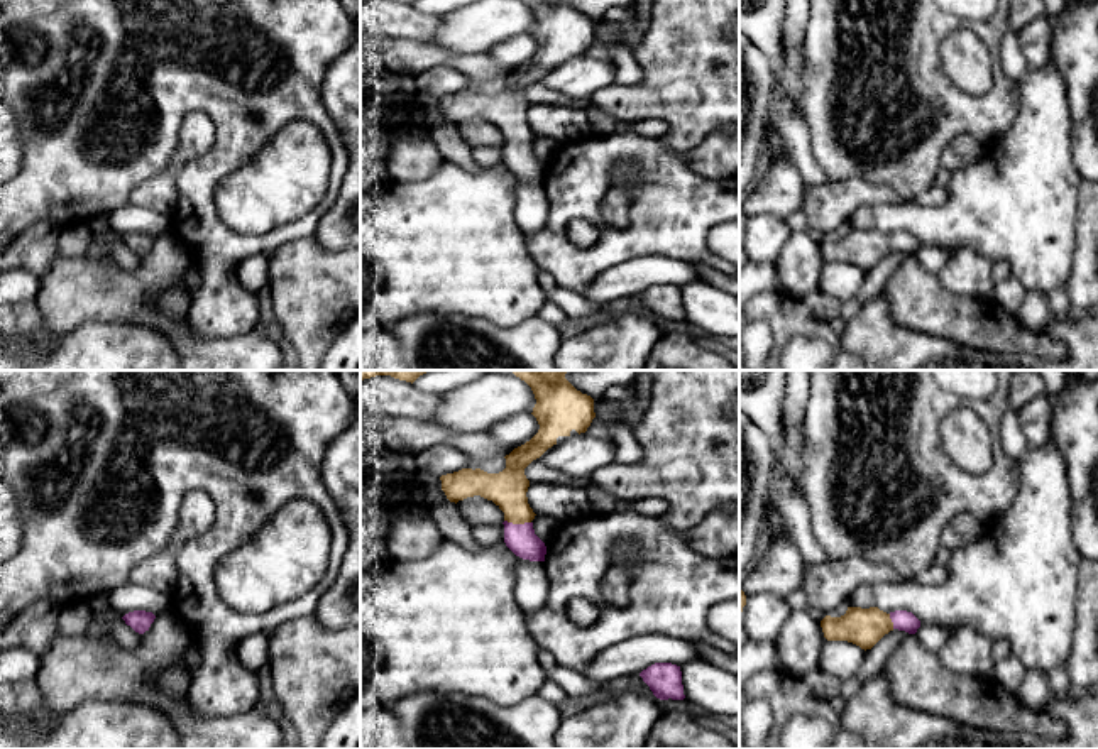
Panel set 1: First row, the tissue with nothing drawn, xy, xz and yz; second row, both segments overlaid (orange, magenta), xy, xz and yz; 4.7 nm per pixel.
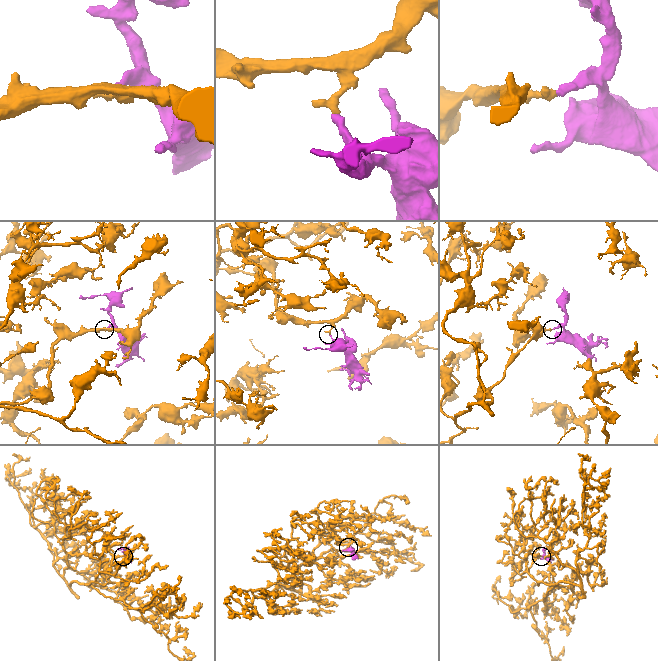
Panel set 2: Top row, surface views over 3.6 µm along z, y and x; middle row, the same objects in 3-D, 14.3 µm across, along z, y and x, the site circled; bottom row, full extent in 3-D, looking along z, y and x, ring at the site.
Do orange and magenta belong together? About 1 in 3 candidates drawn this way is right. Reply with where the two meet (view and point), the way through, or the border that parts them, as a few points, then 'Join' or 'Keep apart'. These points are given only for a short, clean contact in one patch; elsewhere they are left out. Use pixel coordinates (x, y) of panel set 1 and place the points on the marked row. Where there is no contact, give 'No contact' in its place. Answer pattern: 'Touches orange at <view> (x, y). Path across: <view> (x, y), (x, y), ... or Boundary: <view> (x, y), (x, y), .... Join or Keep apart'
Touches orange at xz (518, 523). Path across: xz (506, 489), (515, 504), (518, 523), (520, 538). Join

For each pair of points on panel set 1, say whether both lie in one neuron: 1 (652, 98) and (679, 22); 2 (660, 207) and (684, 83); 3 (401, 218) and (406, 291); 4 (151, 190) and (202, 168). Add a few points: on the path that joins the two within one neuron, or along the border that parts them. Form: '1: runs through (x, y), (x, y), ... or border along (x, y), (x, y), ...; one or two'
1: runs through (670, 80), (679, 71), (679, 41); one
2: border along (665, 146), (686, 153); two
3: runs through (401, 237), (401, 246), (406, 251), (406, 273); one
4: border along (205, 153), (180, 171), (176, 208), (171, 213); two

